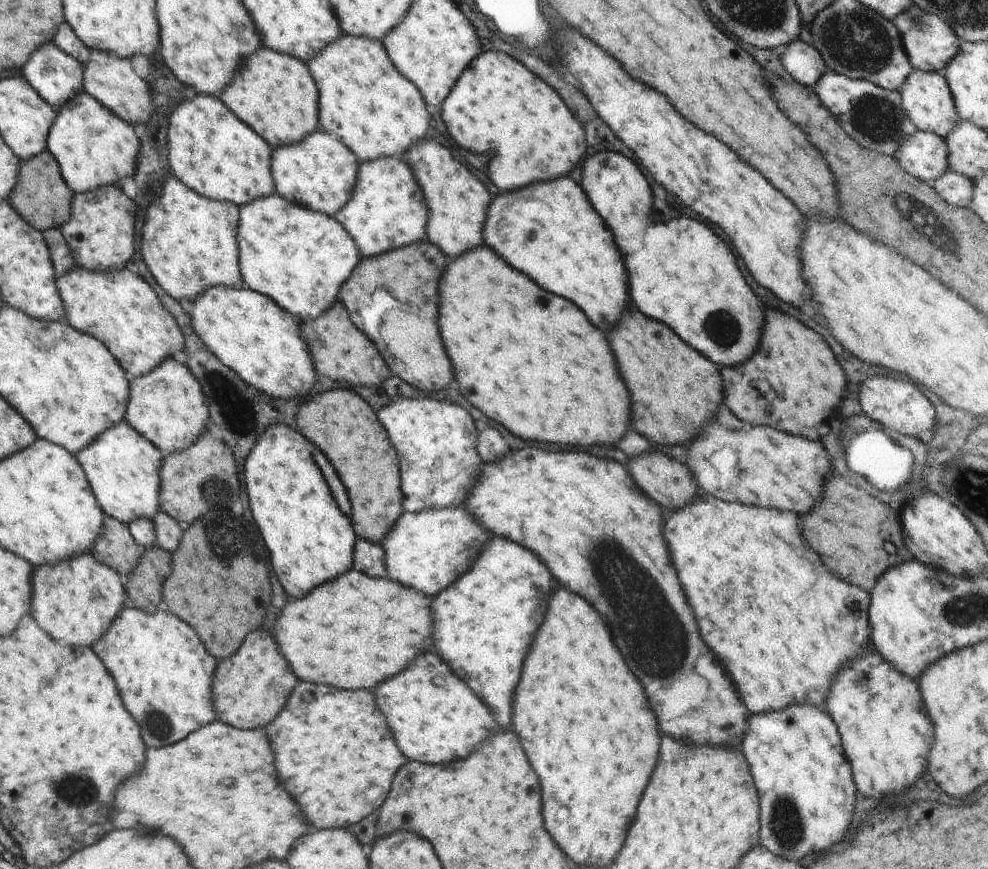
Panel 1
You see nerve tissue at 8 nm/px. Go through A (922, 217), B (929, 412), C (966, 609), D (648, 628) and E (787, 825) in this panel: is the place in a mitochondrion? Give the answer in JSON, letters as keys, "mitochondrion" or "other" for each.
{"A":"mitochondrion","B":"other","C":"mitochondrion","D":"mitochondrion","E":"mitochondrion"}

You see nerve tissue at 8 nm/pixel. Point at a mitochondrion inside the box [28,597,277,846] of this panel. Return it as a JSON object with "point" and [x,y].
{"point":[78,790]}

